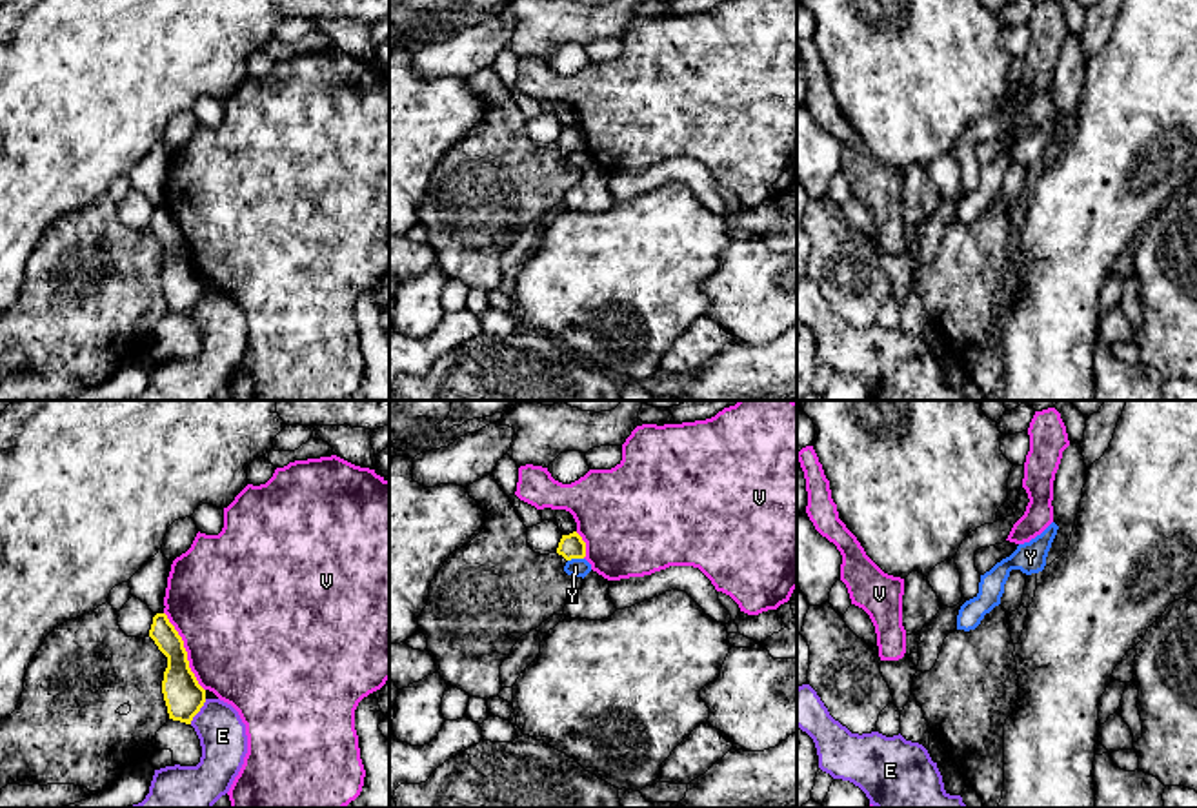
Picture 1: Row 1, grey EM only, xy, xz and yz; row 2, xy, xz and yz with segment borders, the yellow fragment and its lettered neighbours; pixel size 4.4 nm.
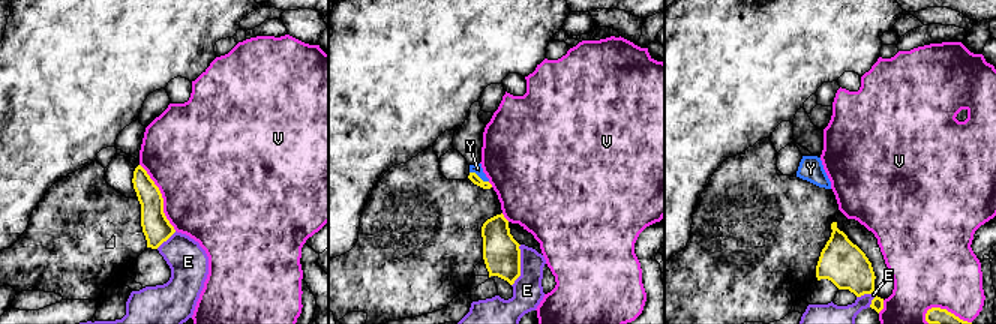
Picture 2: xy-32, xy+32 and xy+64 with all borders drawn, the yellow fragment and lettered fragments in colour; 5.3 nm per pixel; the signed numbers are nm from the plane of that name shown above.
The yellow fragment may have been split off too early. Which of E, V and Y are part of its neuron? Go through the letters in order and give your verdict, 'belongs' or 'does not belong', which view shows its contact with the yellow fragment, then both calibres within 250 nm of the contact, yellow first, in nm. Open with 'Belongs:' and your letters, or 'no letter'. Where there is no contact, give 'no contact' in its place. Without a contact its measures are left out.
Belongs: no letter
E: does not belong | xy | 170/200 nm
V: does not belong | xy | 170/500 nm
Y: does not belong | xz | 110/80 nm

